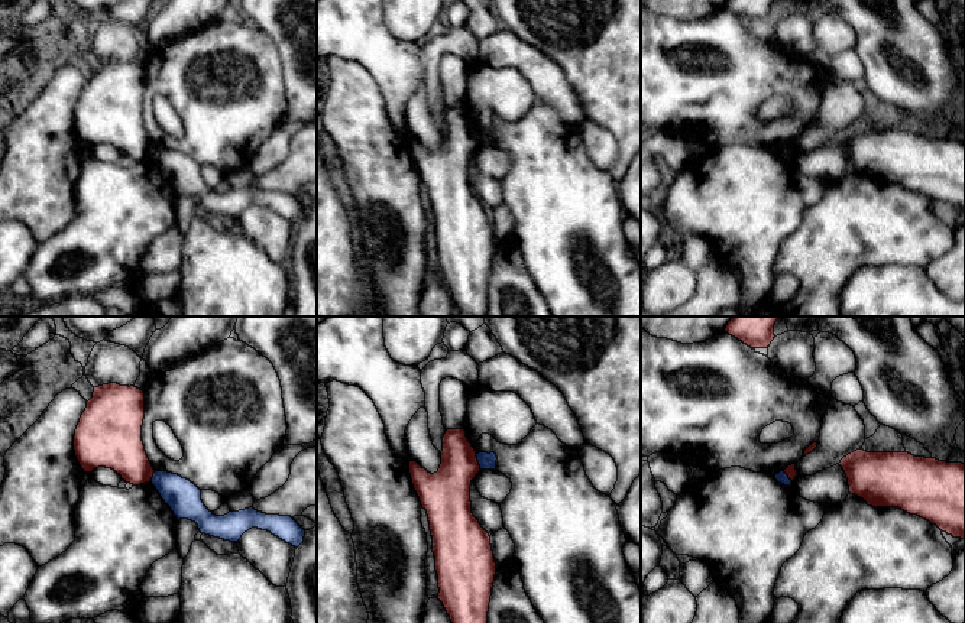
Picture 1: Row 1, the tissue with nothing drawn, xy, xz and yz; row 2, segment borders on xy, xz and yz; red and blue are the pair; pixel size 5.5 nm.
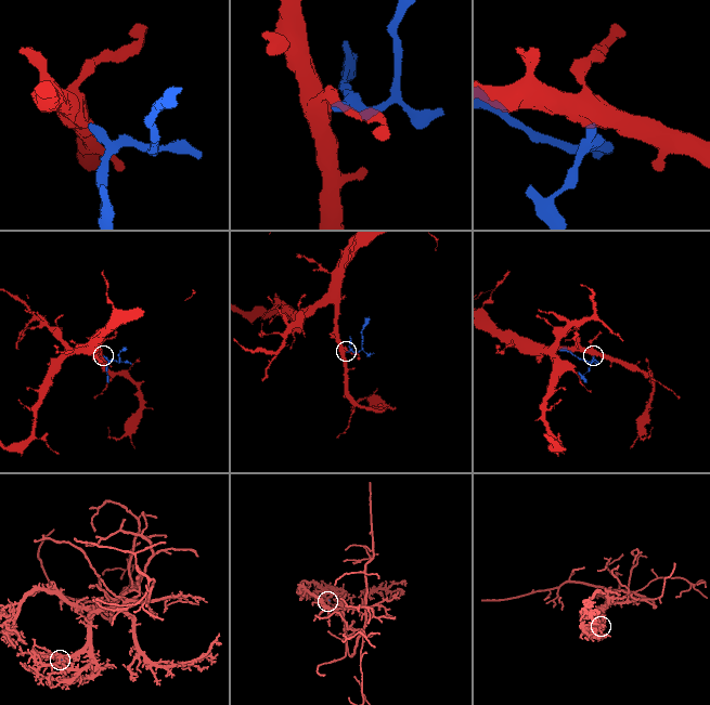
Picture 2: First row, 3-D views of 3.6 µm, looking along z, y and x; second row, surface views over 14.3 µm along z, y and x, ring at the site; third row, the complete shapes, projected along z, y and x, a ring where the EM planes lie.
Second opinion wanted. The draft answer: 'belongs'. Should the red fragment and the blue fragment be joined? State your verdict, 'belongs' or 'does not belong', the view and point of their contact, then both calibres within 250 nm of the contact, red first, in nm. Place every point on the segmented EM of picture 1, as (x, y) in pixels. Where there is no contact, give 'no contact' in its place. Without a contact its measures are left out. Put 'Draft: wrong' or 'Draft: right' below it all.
does not belong; meets red in xz at (478, 461); 260 nm thick on the red side, 100 nm on the other
Draft: wrong

